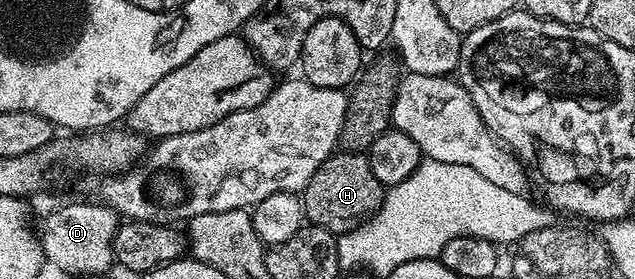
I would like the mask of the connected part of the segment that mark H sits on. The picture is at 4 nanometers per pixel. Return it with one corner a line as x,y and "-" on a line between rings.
335,151
312,175
301,194
304,217
309,224
319,225
329,233
341,235
368,220
382,205
384,186
372,175
369,156
365,152

